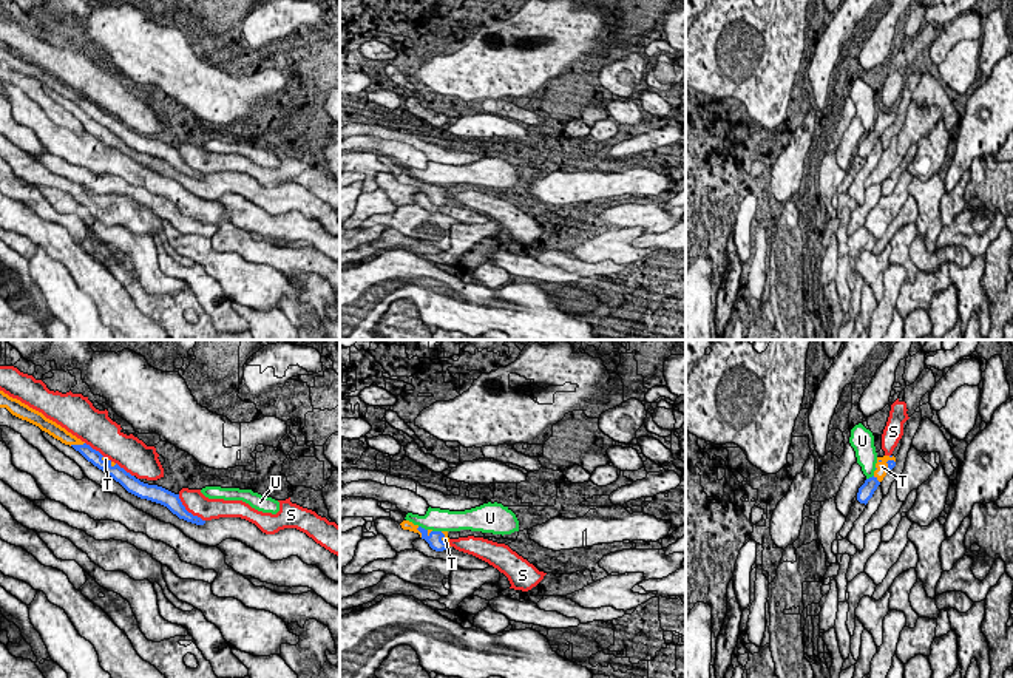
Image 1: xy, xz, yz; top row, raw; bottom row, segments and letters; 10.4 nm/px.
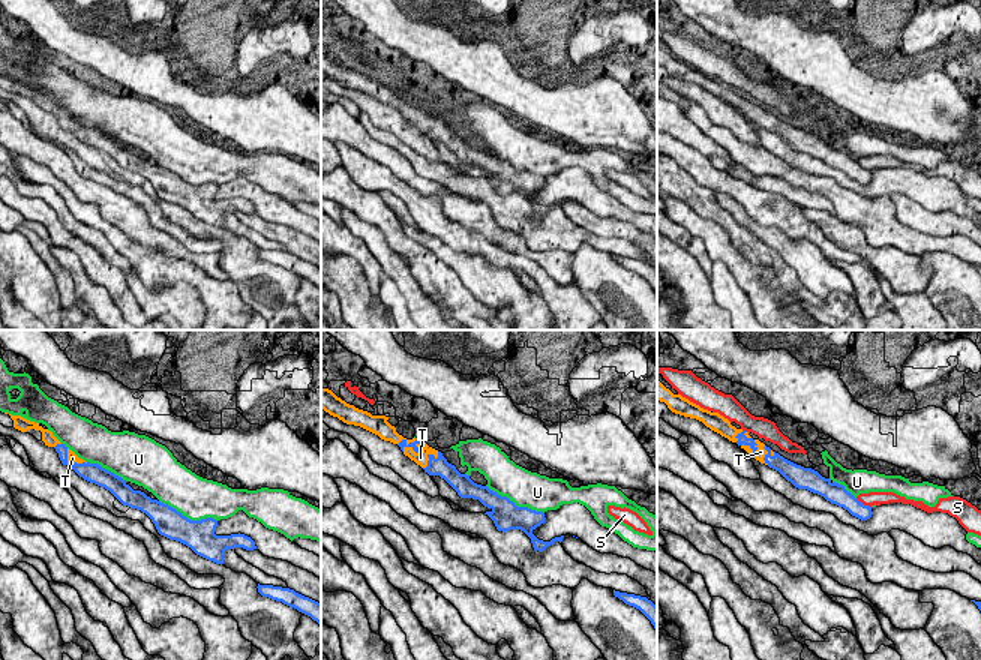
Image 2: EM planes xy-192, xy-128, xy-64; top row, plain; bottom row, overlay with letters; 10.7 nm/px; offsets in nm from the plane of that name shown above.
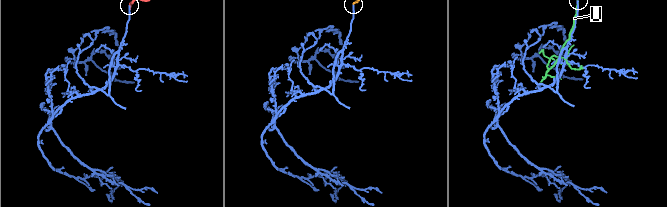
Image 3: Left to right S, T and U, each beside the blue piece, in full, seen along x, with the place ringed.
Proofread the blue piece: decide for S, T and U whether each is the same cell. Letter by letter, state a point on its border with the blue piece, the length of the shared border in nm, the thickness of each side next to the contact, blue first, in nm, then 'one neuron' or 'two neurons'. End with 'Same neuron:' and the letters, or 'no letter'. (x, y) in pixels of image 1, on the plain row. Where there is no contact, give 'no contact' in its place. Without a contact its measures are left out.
S: contact xy (187, 166); length 400 nm; calibres 170 and 240 nm; two neurons
T: contact xy (76, 99); length 160 nm; calibres 140 and 140 nm; one neuron
U: contact xz (423, 183); length 110 nm; calibres 160 and 240 nm; two neurons
Same neuron: T

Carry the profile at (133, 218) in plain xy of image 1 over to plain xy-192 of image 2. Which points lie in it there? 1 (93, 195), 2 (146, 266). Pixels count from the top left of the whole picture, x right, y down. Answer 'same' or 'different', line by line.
1: different
2: same

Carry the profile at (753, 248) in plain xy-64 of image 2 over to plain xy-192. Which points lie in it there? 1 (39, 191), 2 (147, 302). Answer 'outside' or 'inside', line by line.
1: outside
2: outside

